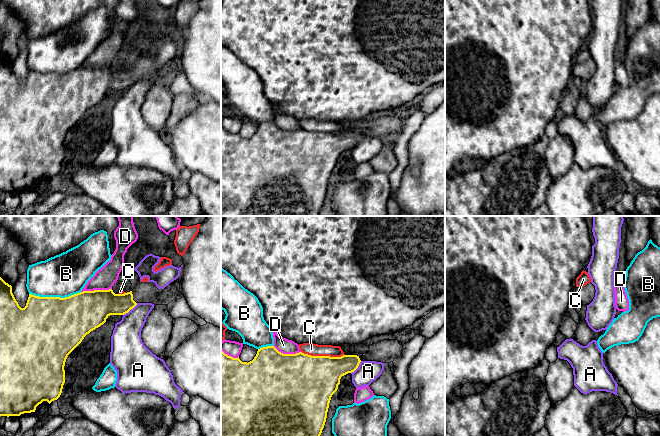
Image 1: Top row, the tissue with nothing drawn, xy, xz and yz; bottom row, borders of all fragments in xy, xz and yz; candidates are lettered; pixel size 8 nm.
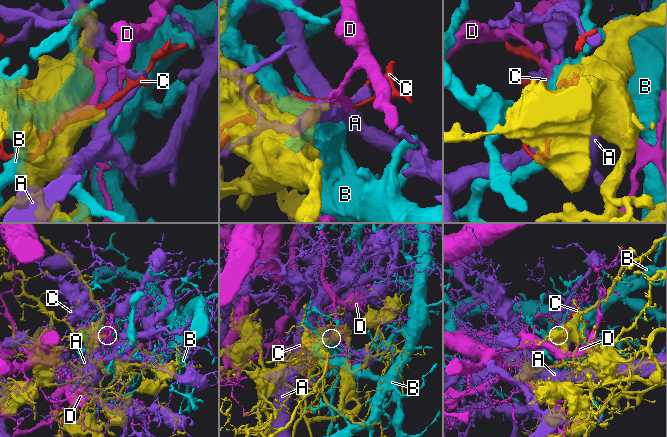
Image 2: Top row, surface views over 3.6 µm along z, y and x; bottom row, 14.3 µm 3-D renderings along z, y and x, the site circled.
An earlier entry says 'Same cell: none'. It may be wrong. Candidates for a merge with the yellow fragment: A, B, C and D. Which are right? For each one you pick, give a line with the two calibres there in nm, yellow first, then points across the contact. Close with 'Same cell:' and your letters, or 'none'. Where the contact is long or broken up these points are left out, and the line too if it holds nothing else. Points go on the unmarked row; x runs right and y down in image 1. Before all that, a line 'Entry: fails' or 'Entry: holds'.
Entry: holds
Same cell: none

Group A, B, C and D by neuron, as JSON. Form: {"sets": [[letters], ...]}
{"sets": [["A"], ["B"], ["C"], ["D"]]}

